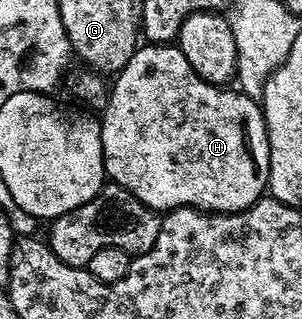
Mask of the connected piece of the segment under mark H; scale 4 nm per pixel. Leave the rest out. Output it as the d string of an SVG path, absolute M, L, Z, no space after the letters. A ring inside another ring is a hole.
M143 43L134 49L132 58L113 80L104 100L106 109L100 112L104 166L113 183L124 186L159 214L175 208L229 214L242 212L263 199L270 183L270 143L259 101L200 78L173 43Z

